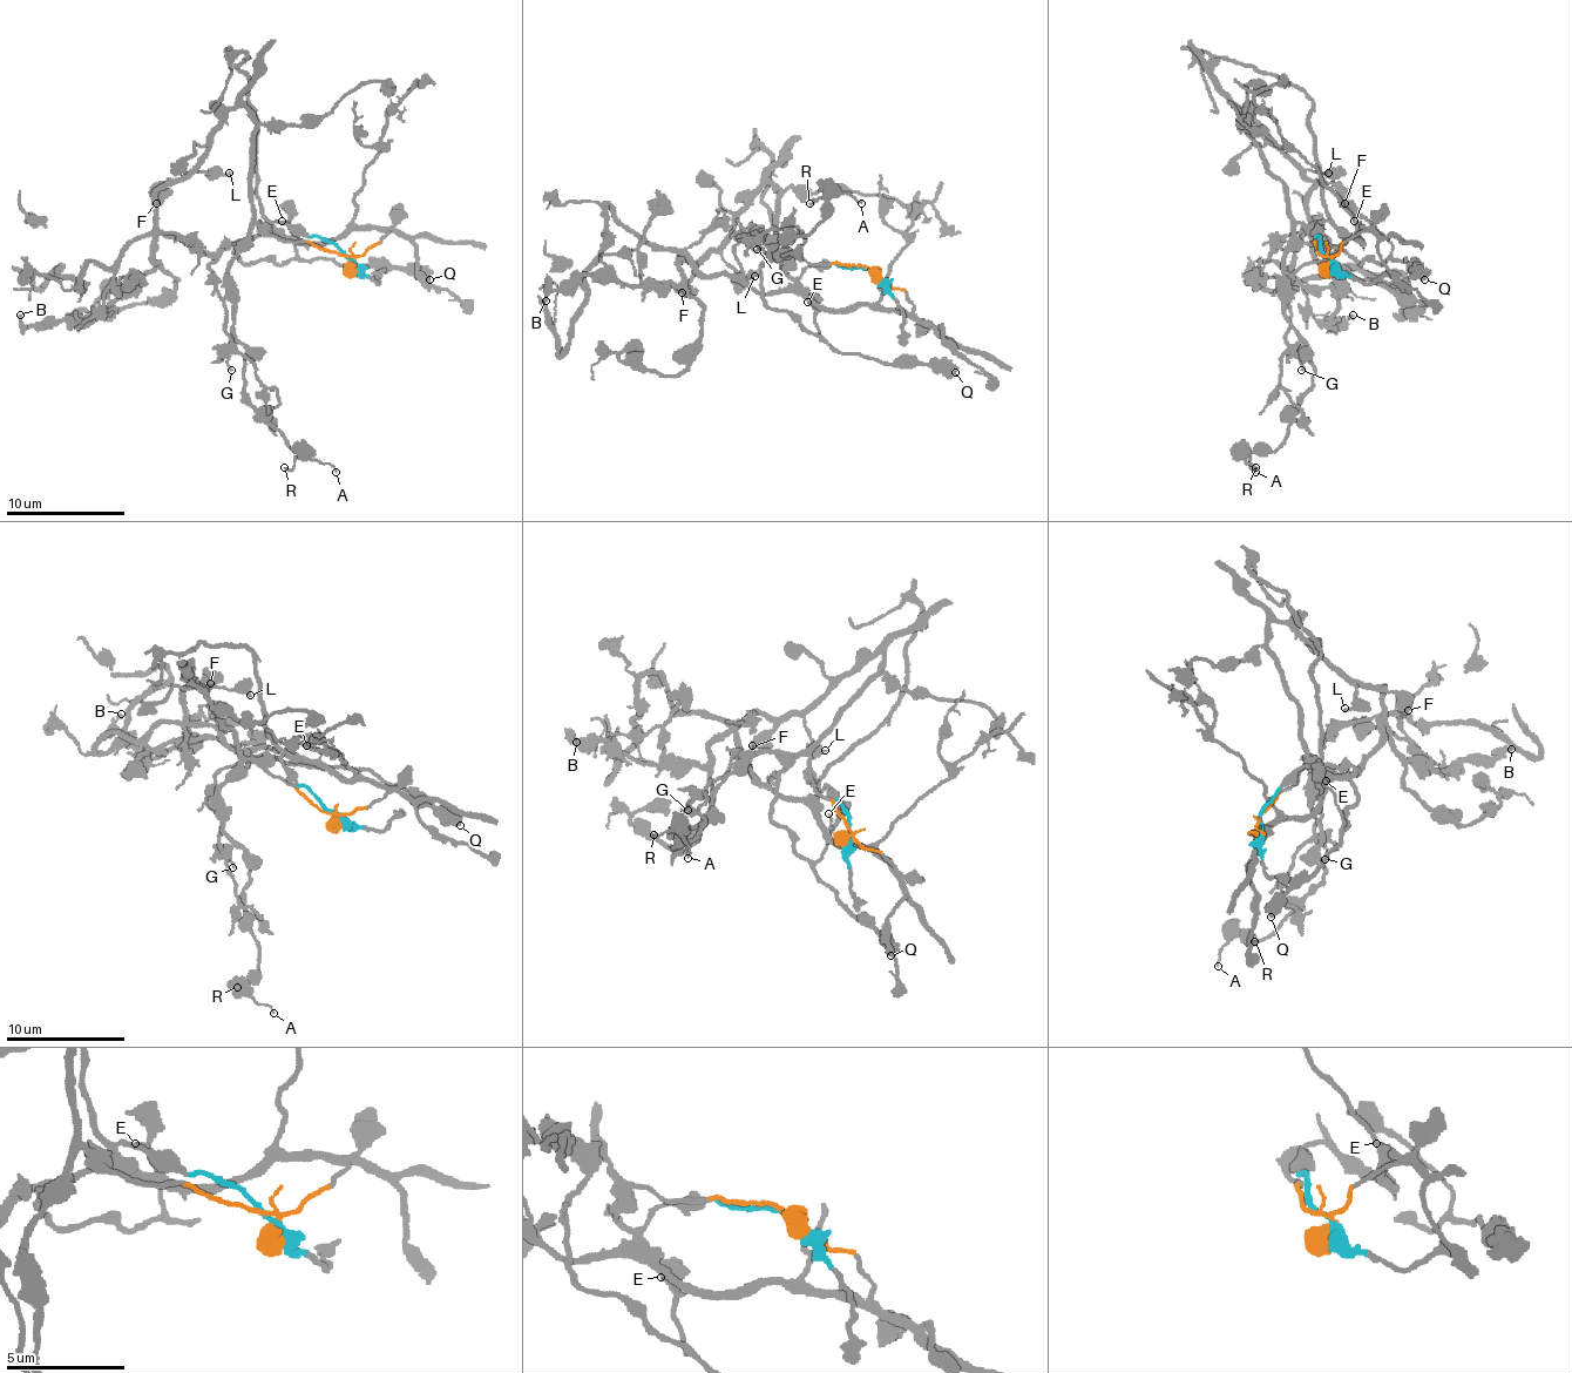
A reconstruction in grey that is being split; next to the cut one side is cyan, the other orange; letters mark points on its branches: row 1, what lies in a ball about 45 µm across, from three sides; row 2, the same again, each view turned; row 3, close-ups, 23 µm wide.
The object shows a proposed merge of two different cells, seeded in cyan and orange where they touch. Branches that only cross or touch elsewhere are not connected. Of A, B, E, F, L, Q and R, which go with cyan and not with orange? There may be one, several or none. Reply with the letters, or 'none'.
E

